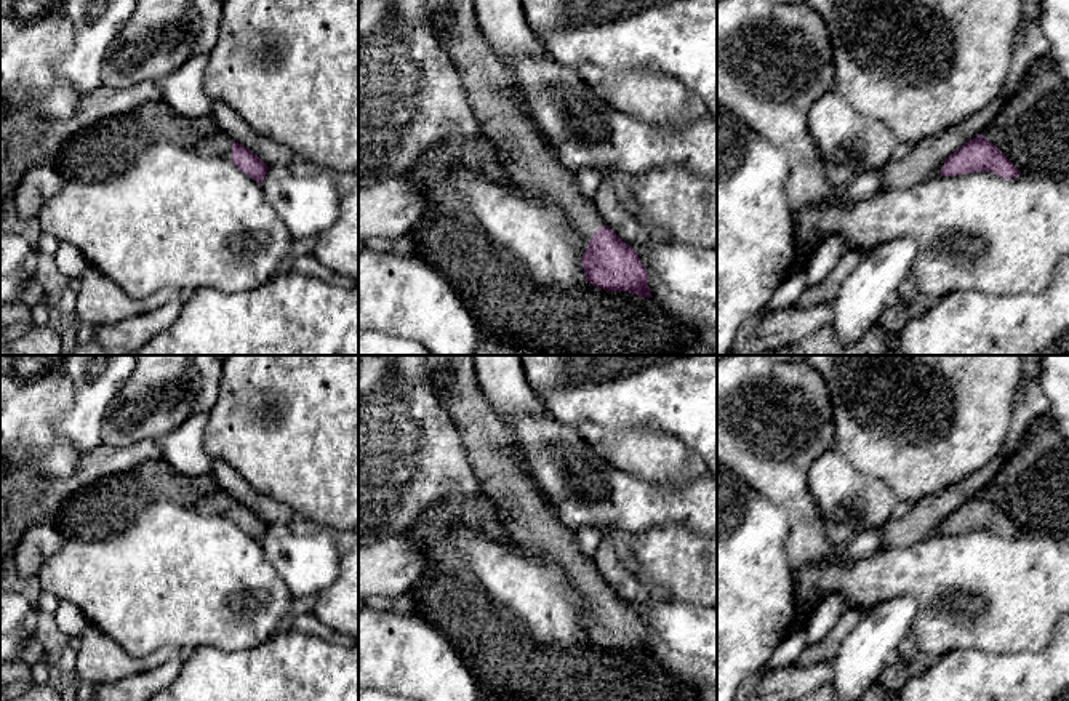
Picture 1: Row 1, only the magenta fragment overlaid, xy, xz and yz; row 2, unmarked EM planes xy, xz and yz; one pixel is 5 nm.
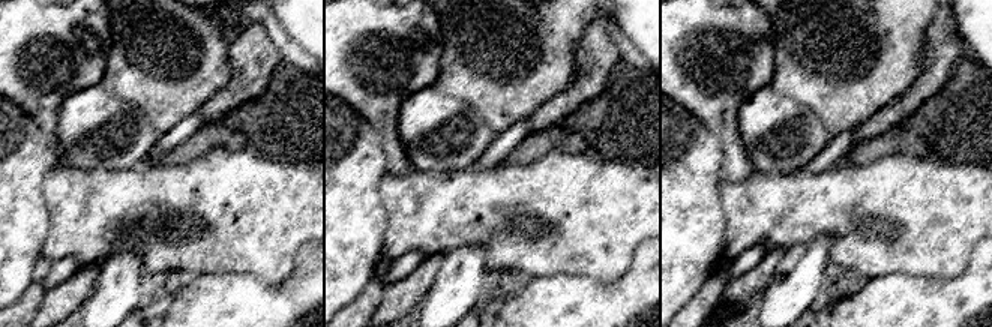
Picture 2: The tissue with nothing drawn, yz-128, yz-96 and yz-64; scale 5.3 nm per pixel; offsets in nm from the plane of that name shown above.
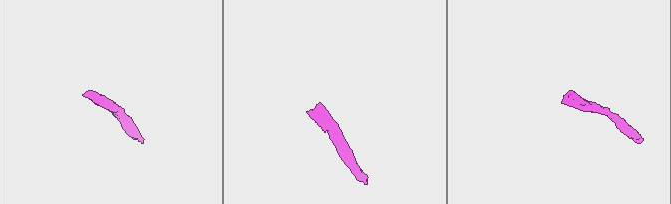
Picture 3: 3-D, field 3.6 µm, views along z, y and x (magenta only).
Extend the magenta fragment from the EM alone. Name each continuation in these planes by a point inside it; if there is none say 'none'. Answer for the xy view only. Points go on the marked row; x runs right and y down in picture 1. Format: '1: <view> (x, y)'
1: xy (220, 144)

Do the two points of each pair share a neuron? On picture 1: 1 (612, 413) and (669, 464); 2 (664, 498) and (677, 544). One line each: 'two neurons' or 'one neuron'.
1: two neurons
2: two neurons

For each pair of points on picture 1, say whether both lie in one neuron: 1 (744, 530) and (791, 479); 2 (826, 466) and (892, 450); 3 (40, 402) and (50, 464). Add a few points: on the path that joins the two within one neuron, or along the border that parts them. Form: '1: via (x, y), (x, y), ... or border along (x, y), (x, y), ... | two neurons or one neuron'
1: border along (741, 477), (786, 514), (789, 520), (788, 535) | two neurons
2: border along (834, 447), (860, 471), (880, 480) | two neurons
3: via (40, 418), (40, 448) | one neuron

